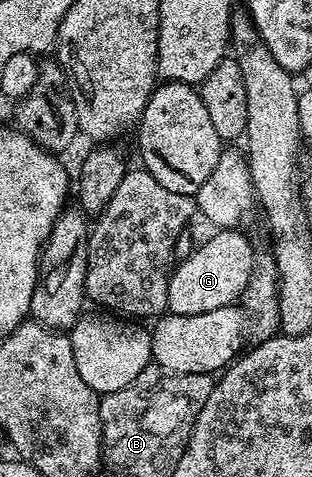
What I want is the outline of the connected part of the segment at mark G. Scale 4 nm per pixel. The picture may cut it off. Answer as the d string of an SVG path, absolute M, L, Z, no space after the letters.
M217 230L212 234L214 236L206 244L198 243L190 256L186 260L180 261L170 271L169 285L167 286L167 309L174 316L207 314L211 310L236 305L245 292L247 282L253 277L255 267L253 244L241 233L241 230Z

